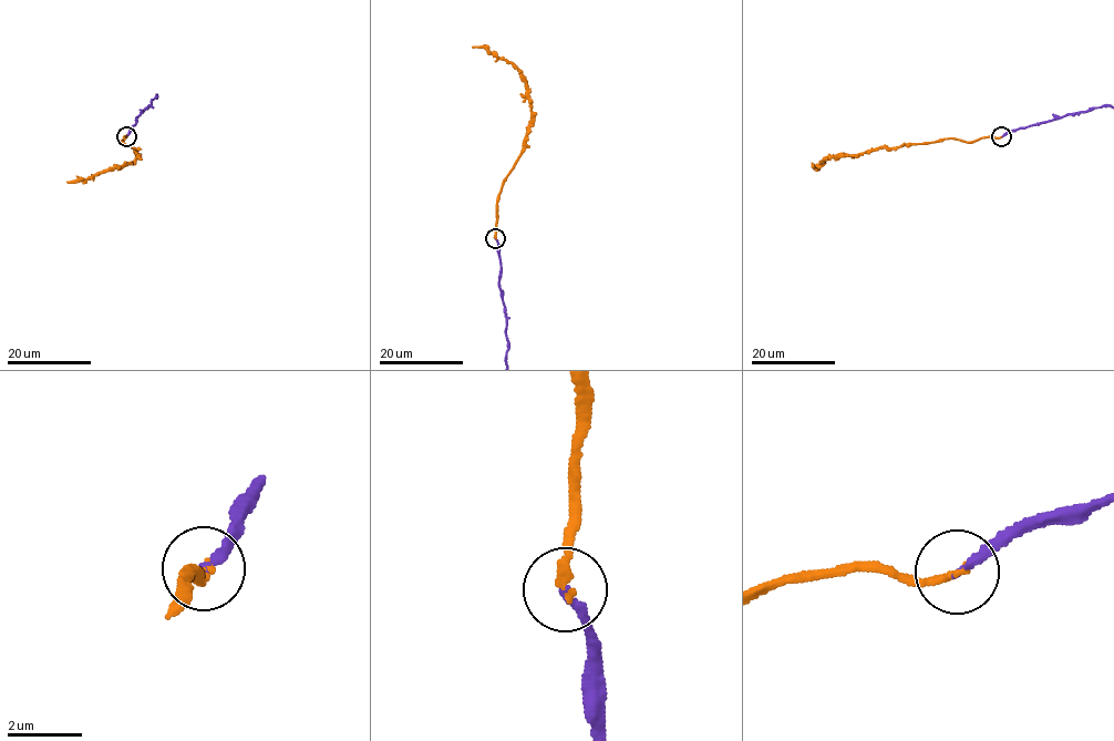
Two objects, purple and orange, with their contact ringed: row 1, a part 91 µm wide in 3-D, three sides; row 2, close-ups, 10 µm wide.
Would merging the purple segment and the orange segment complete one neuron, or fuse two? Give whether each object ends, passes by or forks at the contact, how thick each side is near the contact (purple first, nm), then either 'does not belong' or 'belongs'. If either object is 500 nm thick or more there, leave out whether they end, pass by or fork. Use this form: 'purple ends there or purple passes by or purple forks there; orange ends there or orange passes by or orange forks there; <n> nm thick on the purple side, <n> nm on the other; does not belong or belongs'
purple ends there; orange ends there; 220 nm thick on the purple side, 200 nm on the other; belongs

